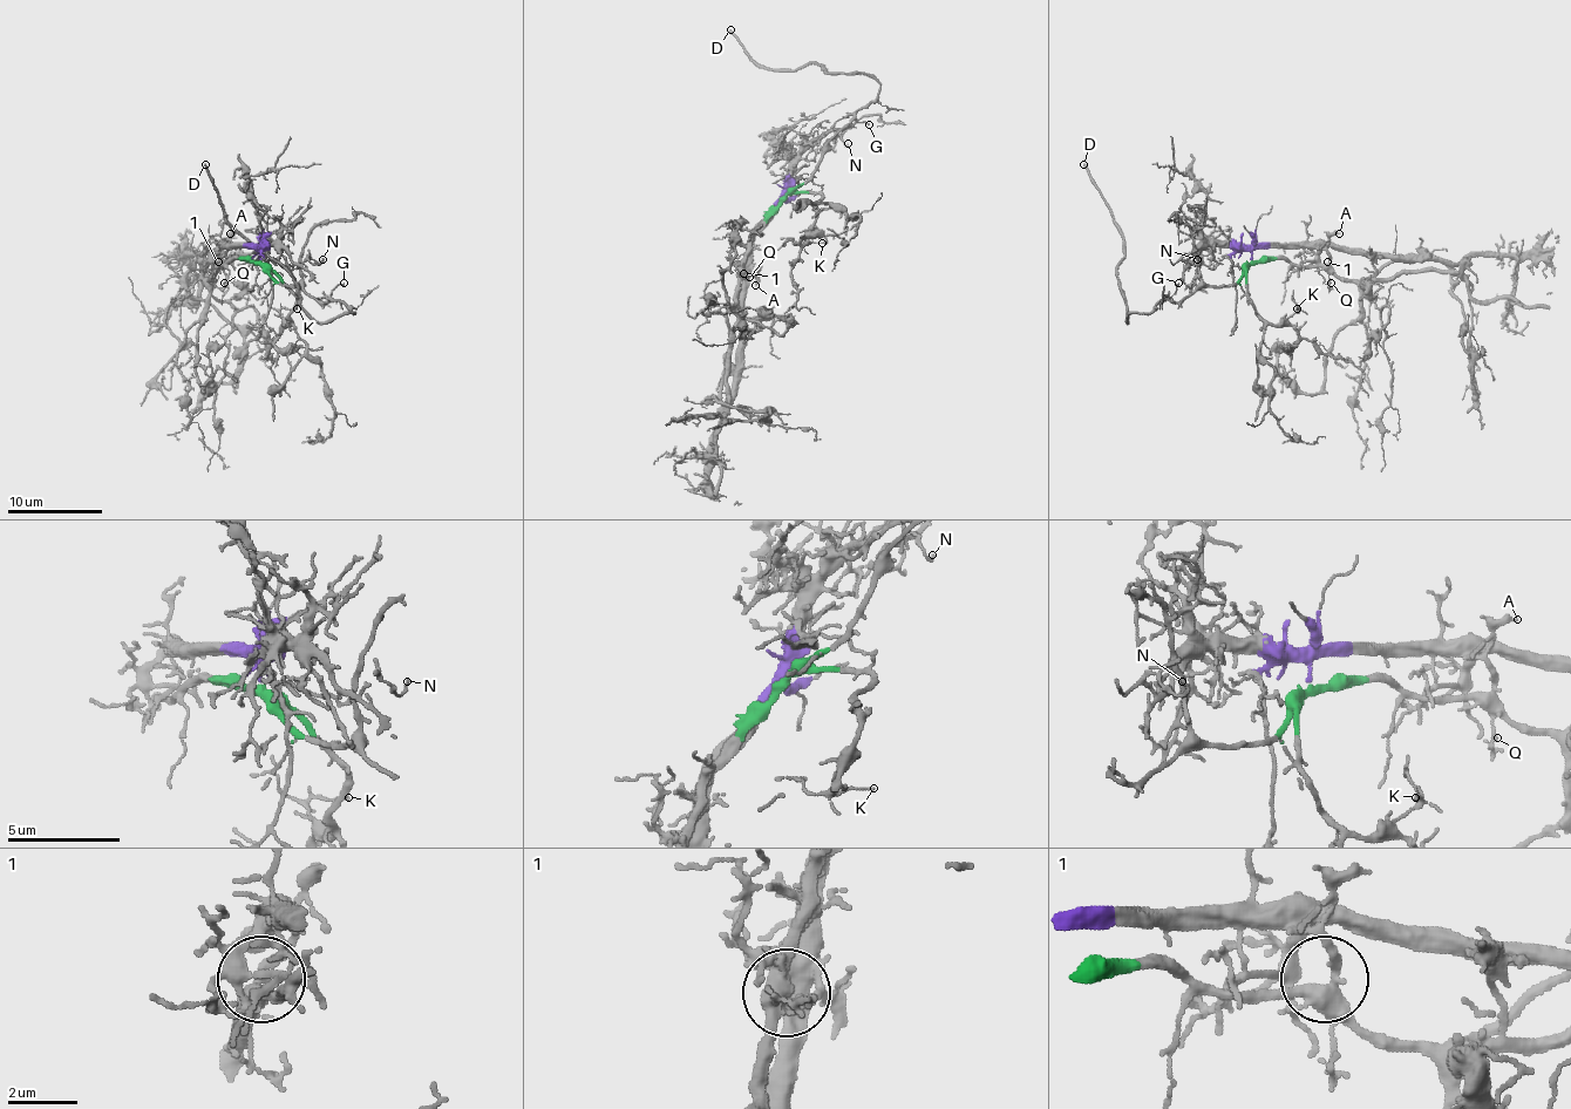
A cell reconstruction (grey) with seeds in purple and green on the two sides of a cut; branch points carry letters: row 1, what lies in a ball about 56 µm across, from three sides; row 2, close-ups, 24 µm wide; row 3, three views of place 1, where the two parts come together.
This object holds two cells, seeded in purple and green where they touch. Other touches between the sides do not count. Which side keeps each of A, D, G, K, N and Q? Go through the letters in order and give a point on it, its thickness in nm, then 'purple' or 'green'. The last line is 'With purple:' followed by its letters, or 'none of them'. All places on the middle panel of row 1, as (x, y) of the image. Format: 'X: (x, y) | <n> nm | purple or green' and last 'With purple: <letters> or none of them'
A: (755, 285) | 260 nm | green
D: (730, 29) | 190 nm | green
G: (869, 124) | 100 nm | green
K: (822, 243) | 70 nm | green
N: (848, 143) | 90 nm | purple
Q: (749, 277) | 90 nm | green
With purple: N

